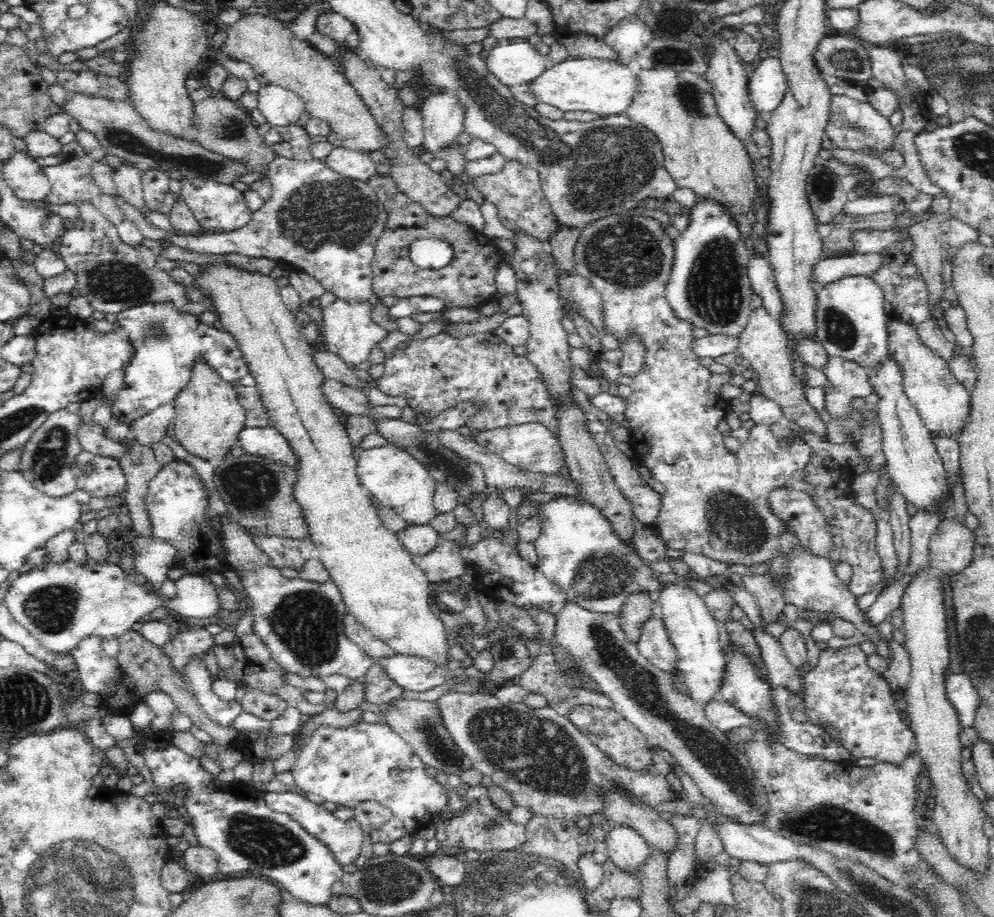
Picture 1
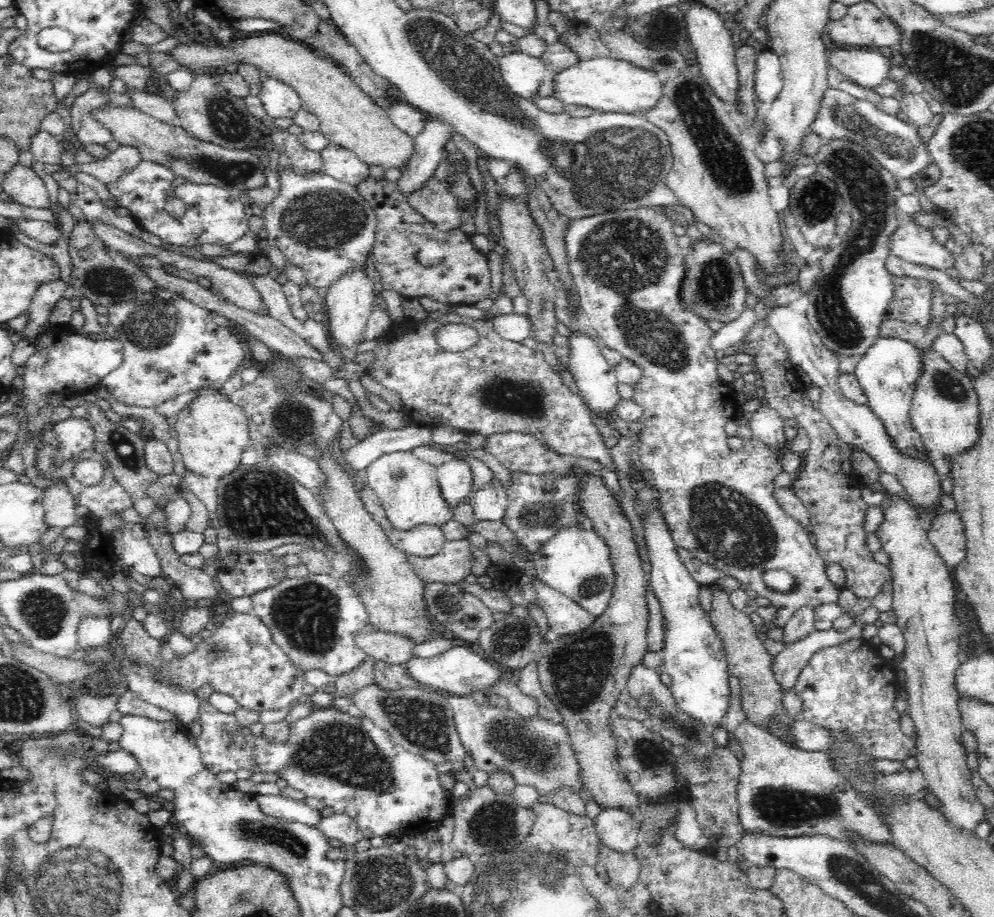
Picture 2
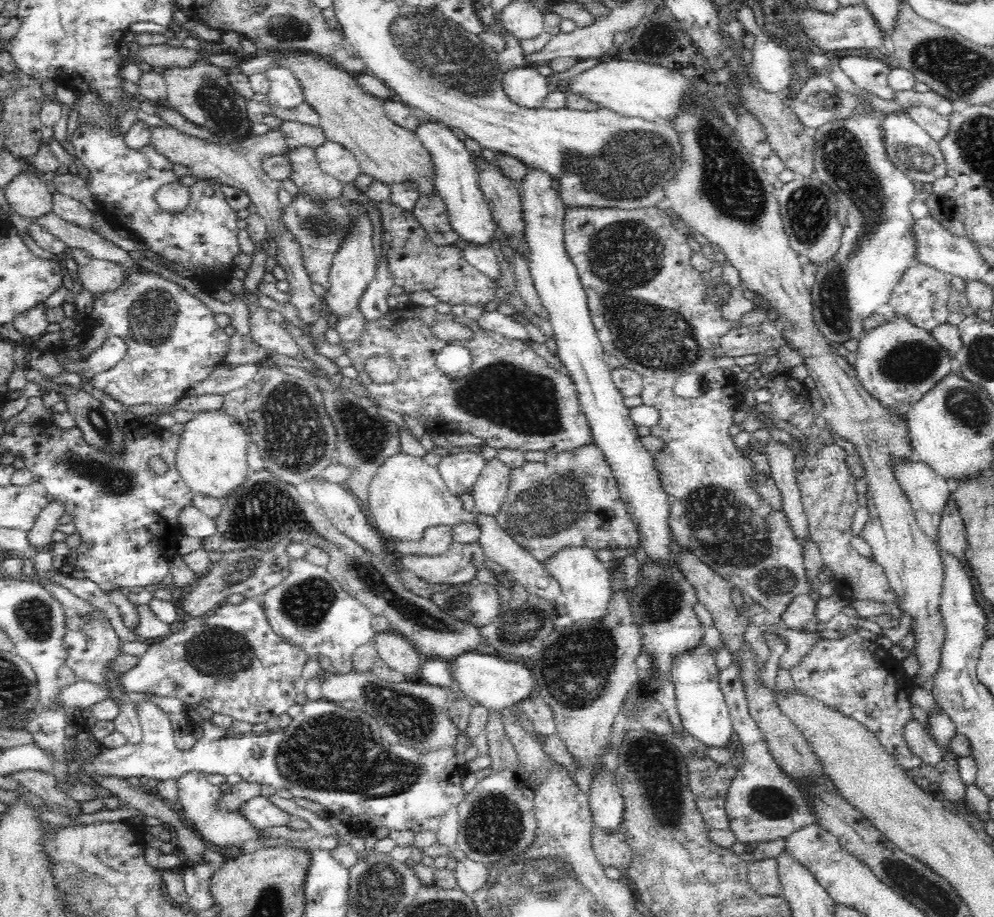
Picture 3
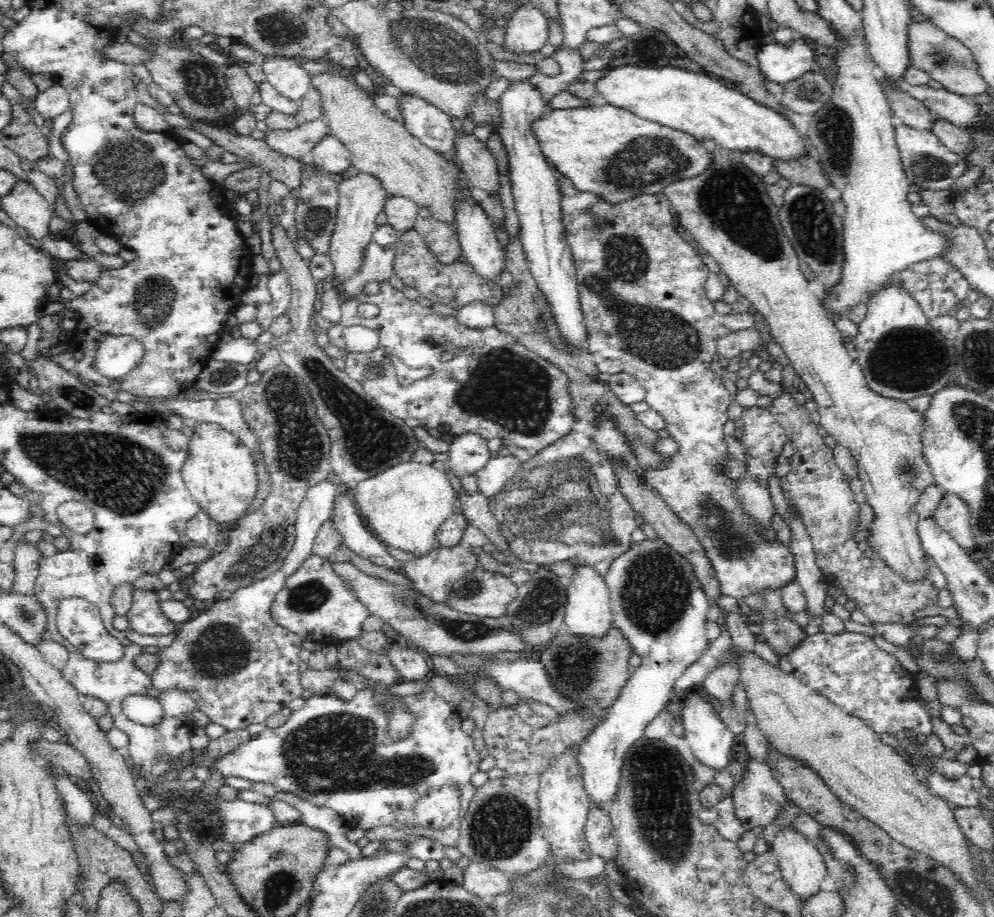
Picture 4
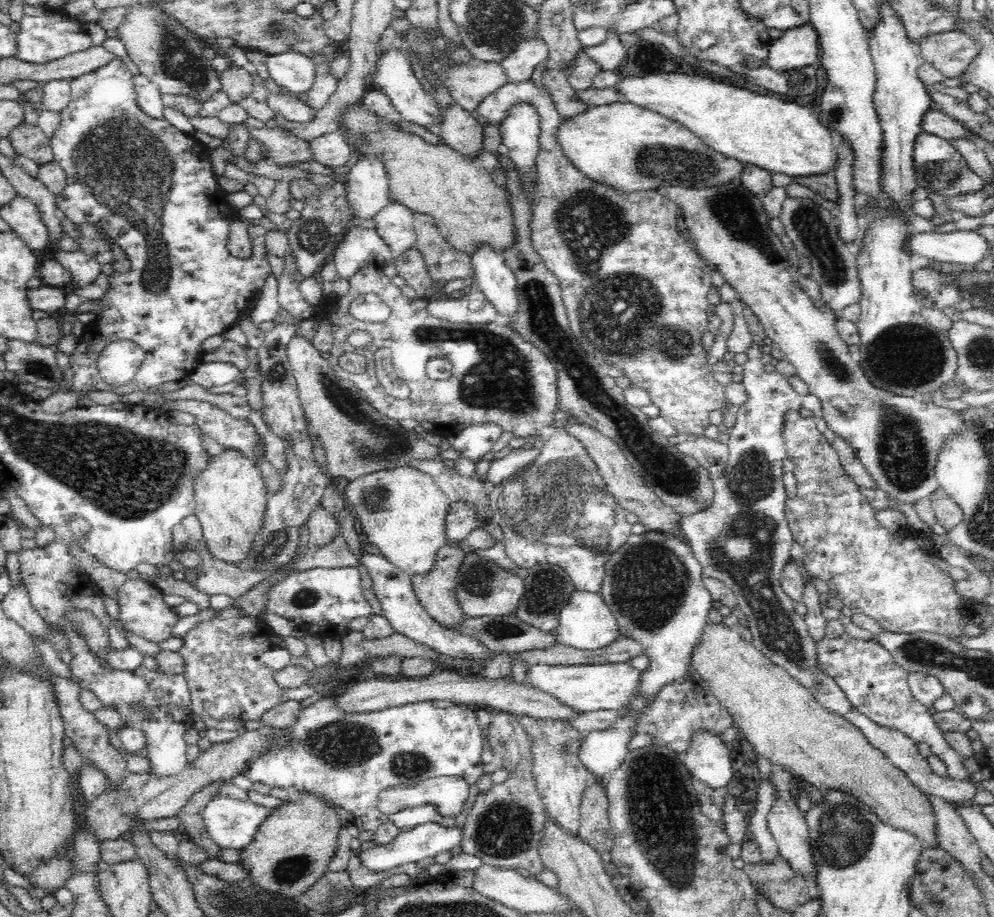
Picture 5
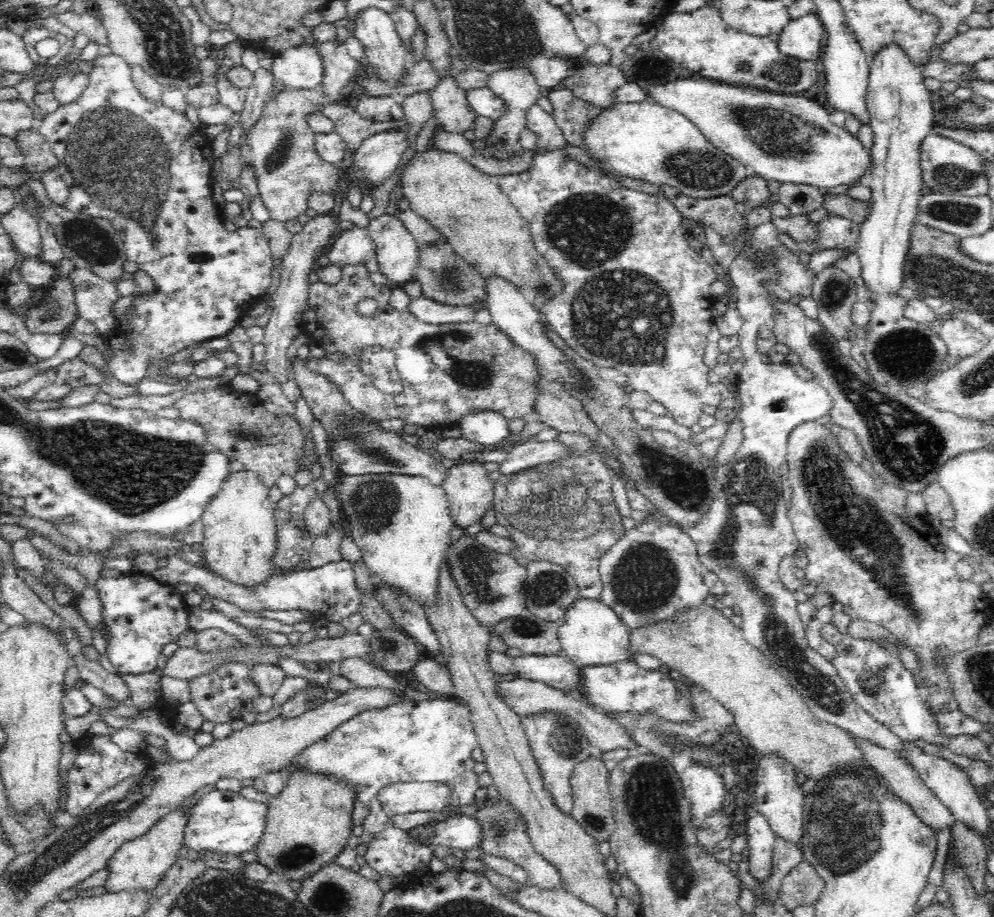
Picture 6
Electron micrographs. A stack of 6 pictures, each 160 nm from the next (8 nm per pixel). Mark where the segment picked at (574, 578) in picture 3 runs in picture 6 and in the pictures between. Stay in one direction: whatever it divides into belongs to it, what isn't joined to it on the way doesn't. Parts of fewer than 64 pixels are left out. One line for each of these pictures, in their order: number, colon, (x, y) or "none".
4: (588, 613)
5: (586, 622)
6: (592, 634)

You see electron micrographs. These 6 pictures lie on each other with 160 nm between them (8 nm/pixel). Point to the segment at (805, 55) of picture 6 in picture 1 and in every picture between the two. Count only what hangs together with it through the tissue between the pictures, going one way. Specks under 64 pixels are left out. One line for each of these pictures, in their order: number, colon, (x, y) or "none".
1: (767, 83)
2: (768, 74)
3: (772, 66)
4: (780, 63)
5: (799, 46)

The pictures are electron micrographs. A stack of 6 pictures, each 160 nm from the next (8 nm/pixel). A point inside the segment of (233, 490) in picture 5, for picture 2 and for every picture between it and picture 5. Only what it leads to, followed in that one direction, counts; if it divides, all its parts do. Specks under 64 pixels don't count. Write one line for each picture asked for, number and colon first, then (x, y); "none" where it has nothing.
2: (213, 433)
3: (211, 458)
4: (219, 472)

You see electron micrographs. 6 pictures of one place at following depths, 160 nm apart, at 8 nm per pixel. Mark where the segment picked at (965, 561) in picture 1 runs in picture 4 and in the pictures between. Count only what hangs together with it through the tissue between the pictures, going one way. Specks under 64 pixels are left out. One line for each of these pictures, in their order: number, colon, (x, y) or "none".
2: (947, 534)
3: (952, 529)
4: (952, 515)

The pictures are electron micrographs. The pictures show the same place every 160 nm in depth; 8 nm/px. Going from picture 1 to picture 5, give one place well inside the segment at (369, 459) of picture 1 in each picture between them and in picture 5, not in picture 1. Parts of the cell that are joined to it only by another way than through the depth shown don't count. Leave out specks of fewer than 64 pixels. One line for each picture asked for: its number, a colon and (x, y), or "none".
2: (408, 488)
3: (406, 496)
4: (403, 507)
5: (401, 511)

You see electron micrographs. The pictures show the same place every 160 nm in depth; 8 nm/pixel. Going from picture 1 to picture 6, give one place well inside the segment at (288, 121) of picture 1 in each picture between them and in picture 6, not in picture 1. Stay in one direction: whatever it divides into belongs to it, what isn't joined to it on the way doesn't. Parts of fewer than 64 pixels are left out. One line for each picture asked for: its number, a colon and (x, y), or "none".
2: (281, 100)
3: (285, 91)
4: (285, 74)
5: (295, 71)
6: (301, 67)

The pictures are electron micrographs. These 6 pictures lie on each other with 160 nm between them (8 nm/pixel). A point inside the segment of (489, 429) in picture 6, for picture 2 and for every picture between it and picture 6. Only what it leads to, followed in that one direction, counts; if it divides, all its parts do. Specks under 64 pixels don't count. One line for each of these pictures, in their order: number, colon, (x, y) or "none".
2: (455, 477)
3: (460, 471)
4: (468, 453)
5: (474, 442)

